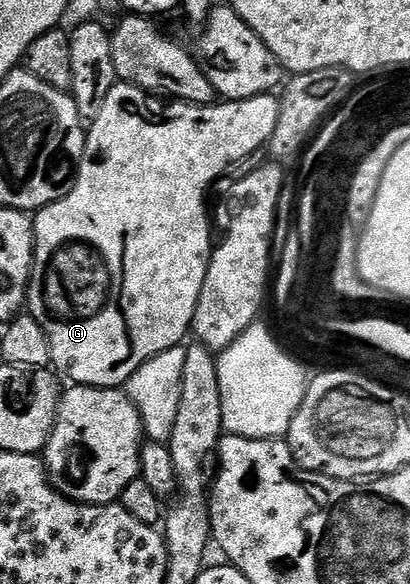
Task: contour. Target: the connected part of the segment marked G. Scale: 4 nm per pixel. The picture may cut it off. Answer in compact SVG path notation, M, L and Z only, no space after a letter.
M118 81L111 89L111 93L107 93L107 101L103 101L103 109L99 109L99 117L95 117L88 124L87 134L85 136L85 152L81 158L81 164L77 170L77 180L71 189L71 193L67 193L67 197L63 197L59 201L55 201L51 205L41 208L36 212L33 219L33 271L29 274L29 294L27 296L27 311L28 314L35 317L35 321L39 321L39 325L43 325L43 333L49 342L49 357L51 360L51 367L58 376L64 377L66 375L73 385L80 385L83 387L115 387L120 388L131 377L131 373L135 373L135 369L139 369L139 365L143 365L151 357L155 357L159 353L163 353L167 349L178 346L182 342L181 338L186 334L190 334L193 318L195 317L195 309L199 305L199 293L203 289L203 281L207 277L207 269L209 268L209 258L213 255L213 248L215 246L215 235L209 232L209 215L205 212L205 190L220 177L225 175L230 169L236 166L237 163L244 161L245 158L251 157L256 151L262 150L268 144L269 138L275 132L275 125L279 119L280 105L278 103L278 96L273 93L266 93L264 95L256 95L250 99L230 99L228 101L217 101L210 106L197 106L191 103L184 103L178 101L165 101L167 103L160 103L161 99L154 97L150 92L144 91L139 87L134 87L132 83L124 83Z

